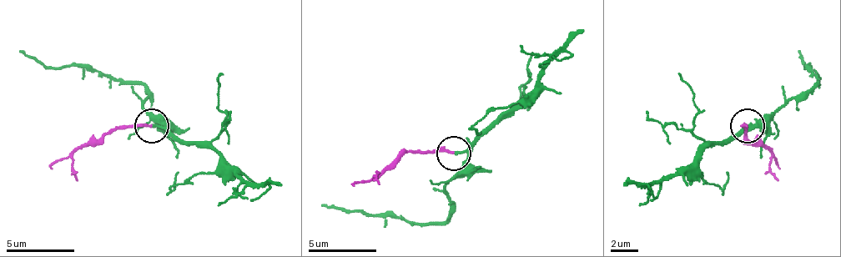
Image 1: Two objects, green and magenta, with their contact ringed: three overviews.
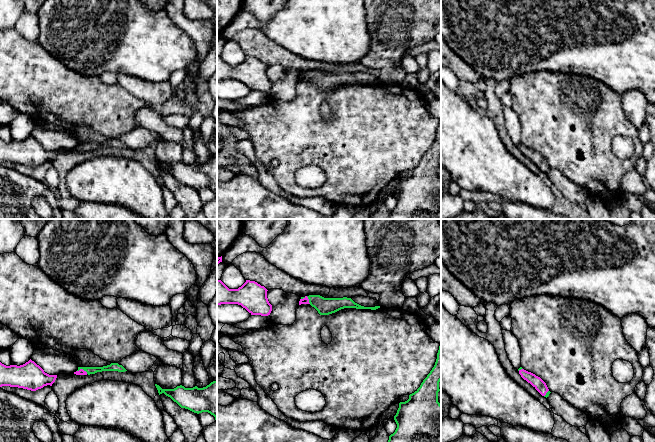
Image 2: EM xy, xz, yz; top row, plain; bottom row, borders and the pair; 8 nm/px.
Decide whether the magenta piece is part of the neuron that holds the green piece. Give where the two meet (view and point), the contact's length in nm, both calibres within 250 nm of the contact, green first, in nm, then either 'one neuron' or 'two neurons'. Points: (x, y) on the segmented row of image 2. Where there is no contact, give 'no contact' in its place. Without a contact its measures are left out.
contact xz (307, 296); length 90 nm; calibres 140 and 50 nm; one neuron

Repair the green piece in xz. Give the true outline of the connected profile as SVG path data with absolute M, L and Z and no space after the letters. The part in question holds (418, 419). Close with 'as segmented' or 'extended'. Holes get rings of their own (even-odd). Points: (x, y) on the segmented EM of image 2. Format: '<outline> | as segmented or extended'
M441 344L434 367L420 387L405 402L399 403L394 420L397 428L389 436L388 442L441 442L441 404L438 402L441 381Z | as segmented

